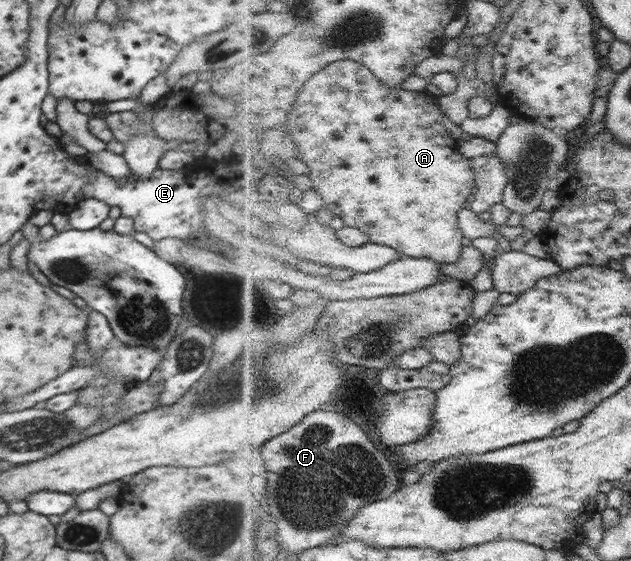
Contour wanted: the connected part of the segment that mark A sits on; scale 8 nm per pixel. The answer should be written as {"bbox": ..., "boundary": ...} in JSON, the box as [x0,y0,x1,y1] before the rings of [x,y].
{"bbox":[288,60,477,264],"boundary":[[[340,60],[320,70],[320,73],[307,82],[291,112],[288,131],[295,136],[295,141],[299,144],[300,159],[311,170],[310,176],[315,182],[314,189],[326,202],[326,206],[341,217],[346,225],[361,228],[368,233],[372,243],[396,247],[404,256],[426,257],[438,263],[455,264],[464,252],[465,232],[462,230],[459,214],[473,200],[477,188],[477,174],[473,167],[473,158],[467,158],[460,152],[460,140],[456,140],[442,122],[446,114],[439,105],[440,101],[438,95],[427,89],[418,92],[394,88],[383,80],[378,80],[378,76],[367,64],[355,60]]]}

